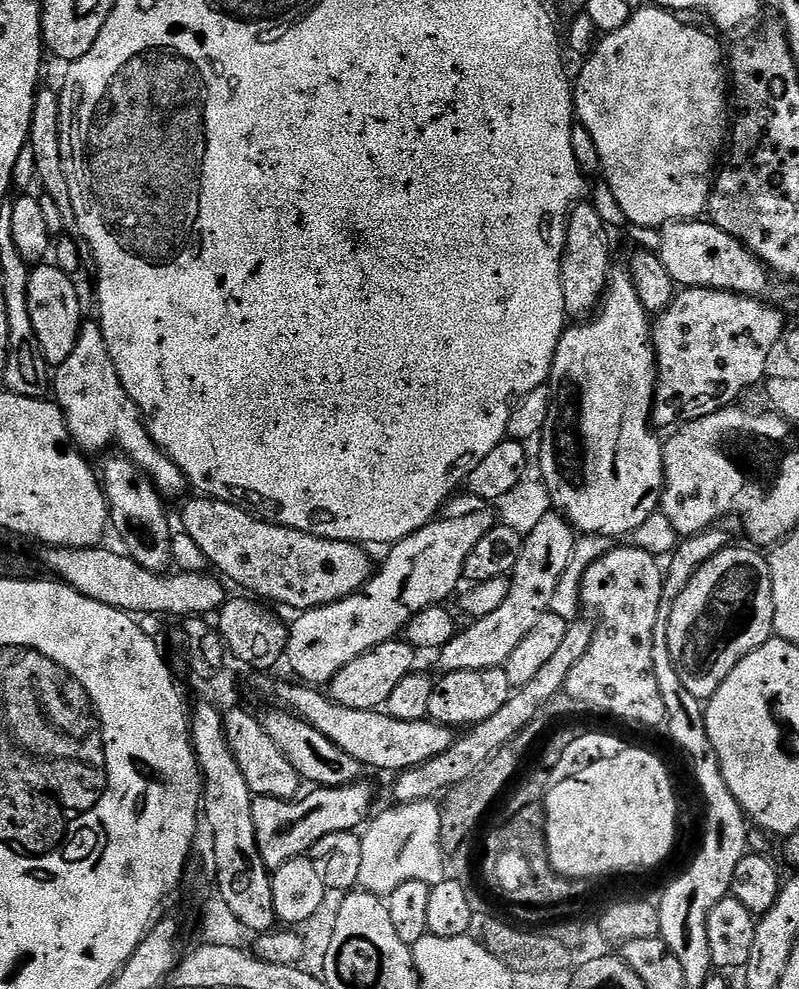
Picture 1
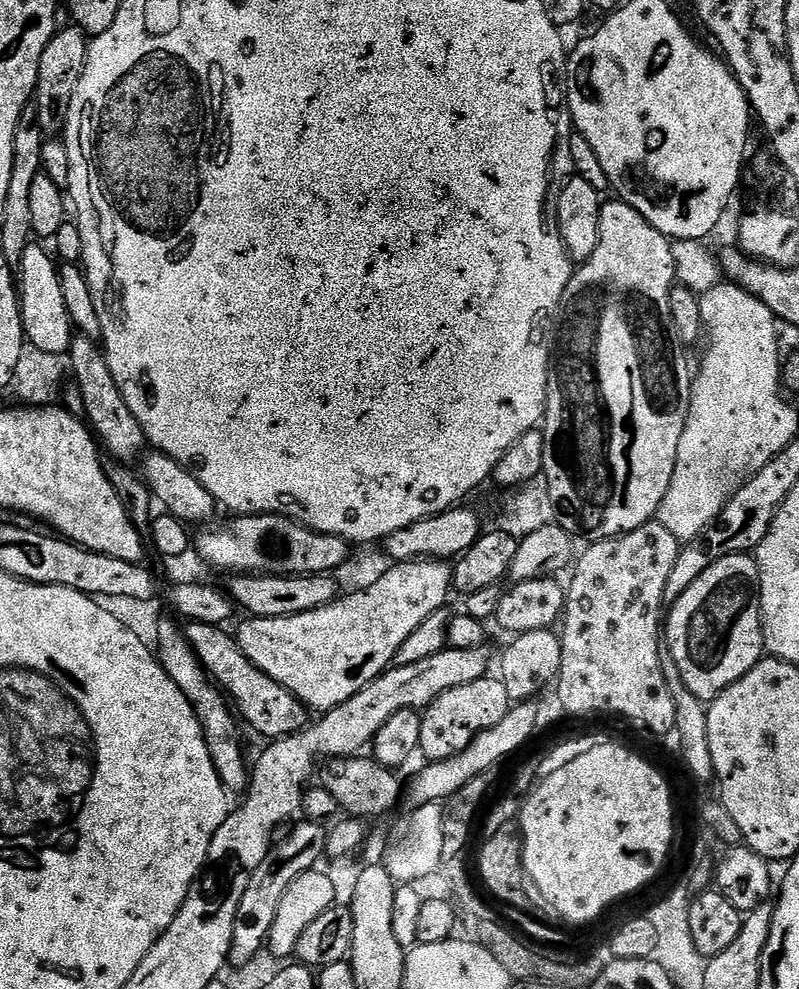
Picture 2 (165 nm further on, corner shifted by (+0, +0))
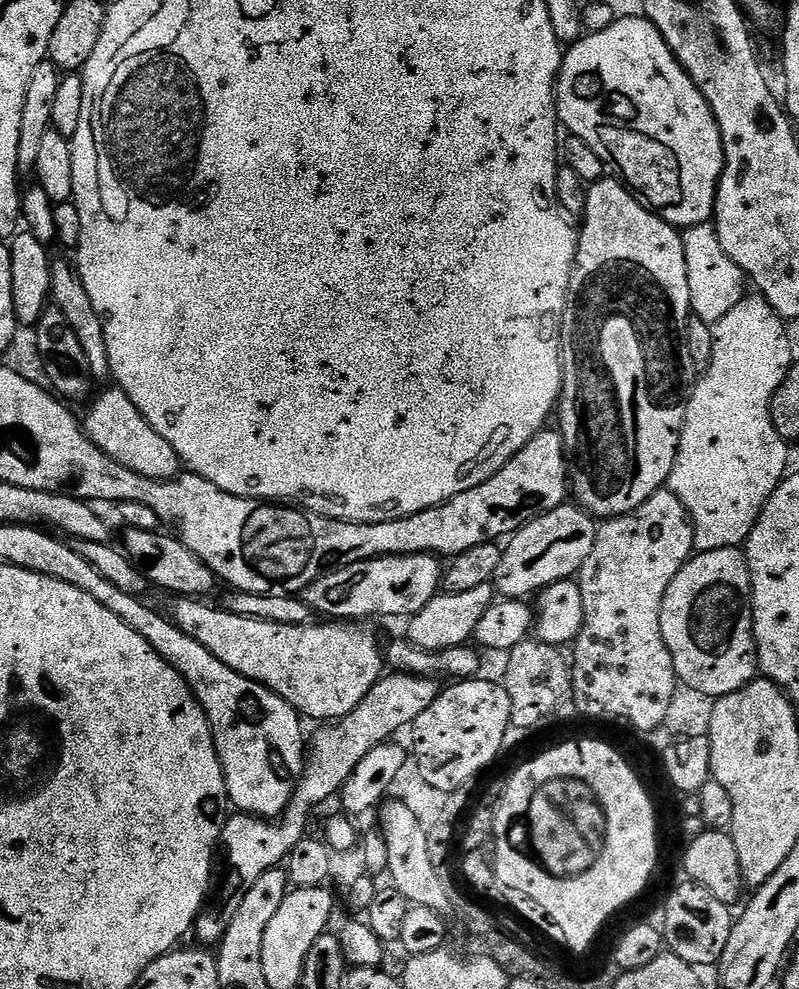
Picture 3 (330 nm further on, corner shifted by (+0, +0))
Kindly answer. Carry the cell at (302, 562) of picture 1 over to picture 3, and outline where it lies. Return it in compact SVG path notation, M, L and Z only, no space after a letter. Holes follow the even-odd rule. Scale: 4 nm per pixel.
M109 386L100 397L91 401L92 409L82 423L88 437L97 444L105 454L114 458L114 462L122 462L122 466L130 466L138 474L155 480L172 480L181 475L182 465L174 446L142 418L138 406L130 402L130 398L121 388Z

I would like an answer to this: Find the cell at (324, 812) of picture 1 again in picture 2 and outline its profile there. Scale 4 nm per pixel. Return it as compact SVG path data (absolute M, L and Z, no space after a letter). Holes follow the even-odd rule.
M320 822L300 823L293 823L287 829L288 836L281 835L269 847L262 866L254 870L250 886L246 886L246 894L242 894L242 902L238 902L238 914L234 914L234 938L228 955L228 964L233 969L243 969L256 954L265 949L270 926L274 926L274 917L278 914L278 902L282 902L282 894L286 894L286 886L290 886L290 882L294 882L298 874L313 871L319 865L316 863L319 862L320 855L325 855L325 825Z

